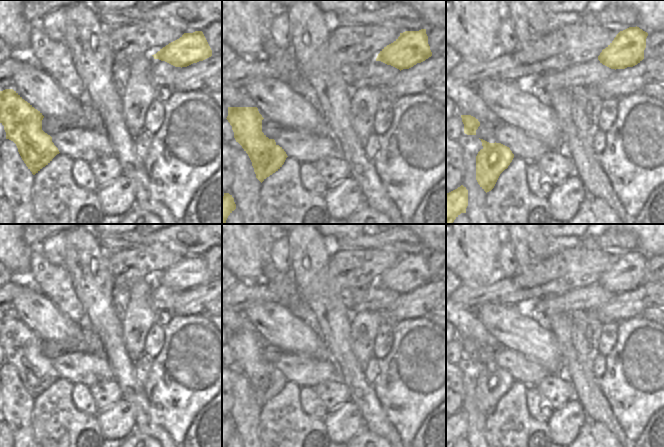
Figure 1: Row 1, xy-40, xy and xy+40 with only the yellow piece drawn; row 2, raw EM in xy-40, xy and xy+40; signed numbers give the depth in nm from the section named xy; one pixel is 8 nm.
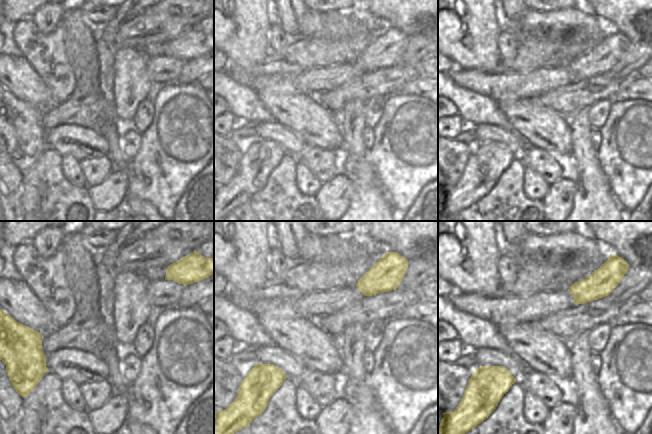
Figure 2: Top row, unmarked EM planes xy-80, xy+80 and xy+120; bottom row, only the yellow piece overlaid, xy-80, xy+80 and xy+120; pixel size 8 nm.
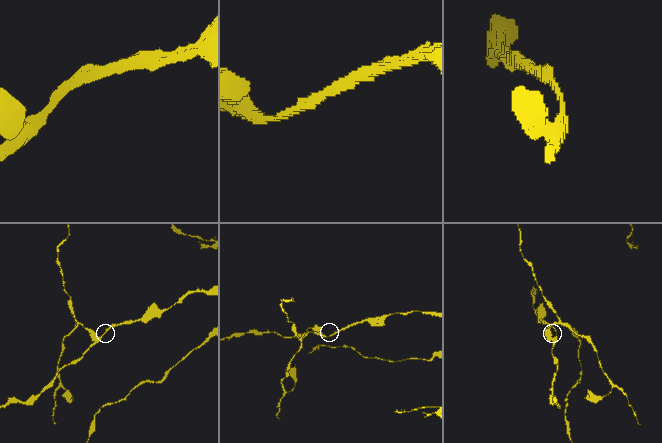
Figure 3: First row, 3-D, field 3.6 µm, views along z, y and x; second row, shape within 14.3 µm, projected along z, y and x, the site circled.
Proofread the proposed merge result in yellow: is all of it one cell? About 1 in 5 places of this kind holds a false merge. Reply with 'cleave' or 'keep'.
cleave

